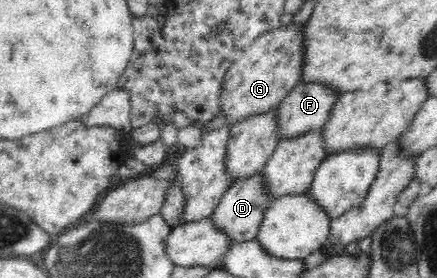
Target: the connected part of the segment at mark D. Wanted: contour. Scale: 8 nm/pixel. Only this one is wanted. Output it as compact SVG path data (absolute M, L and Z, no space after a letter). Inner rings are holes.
M262 171L249 175L246 178L239 178L232 184L232 187L223 195L221 202L214 209L212 215L213 223L225 234L229 235L232 242L240 242L241 240L255 240L263 221L265 211L273 201L268 185L266 185L265 175Z

